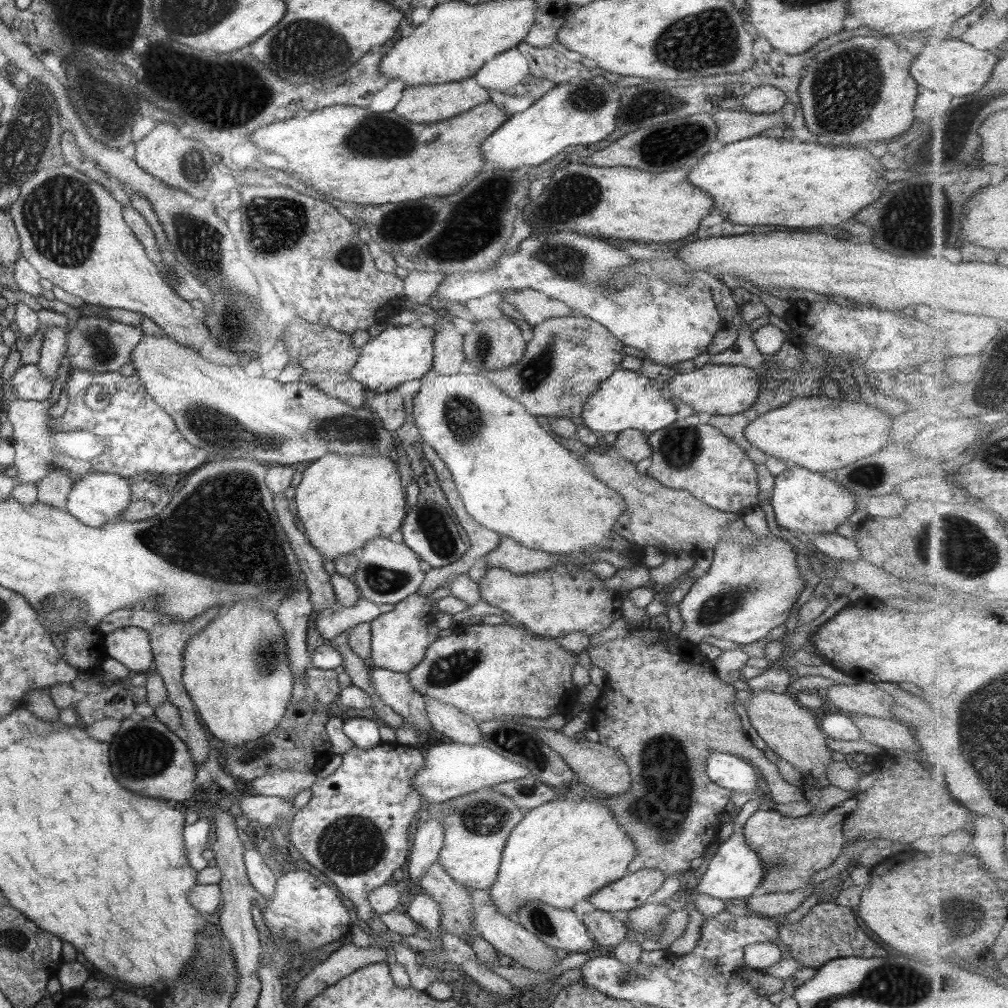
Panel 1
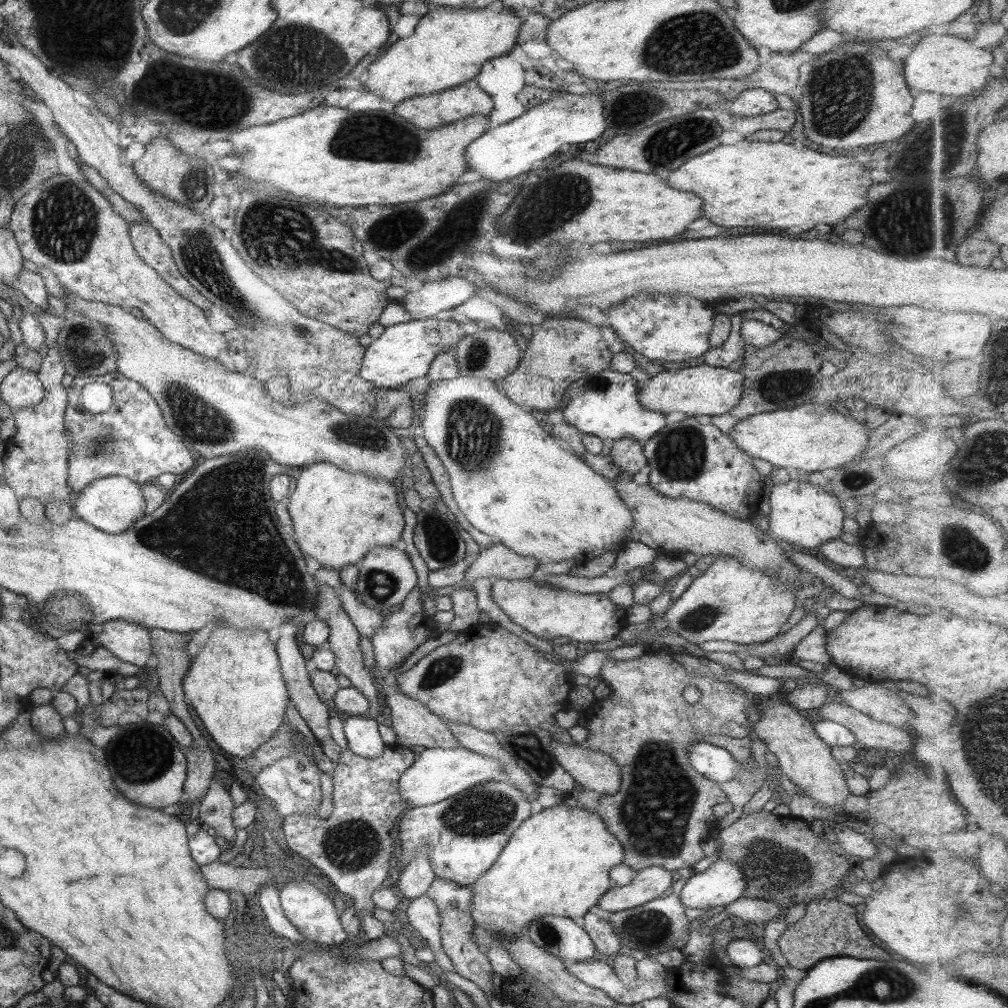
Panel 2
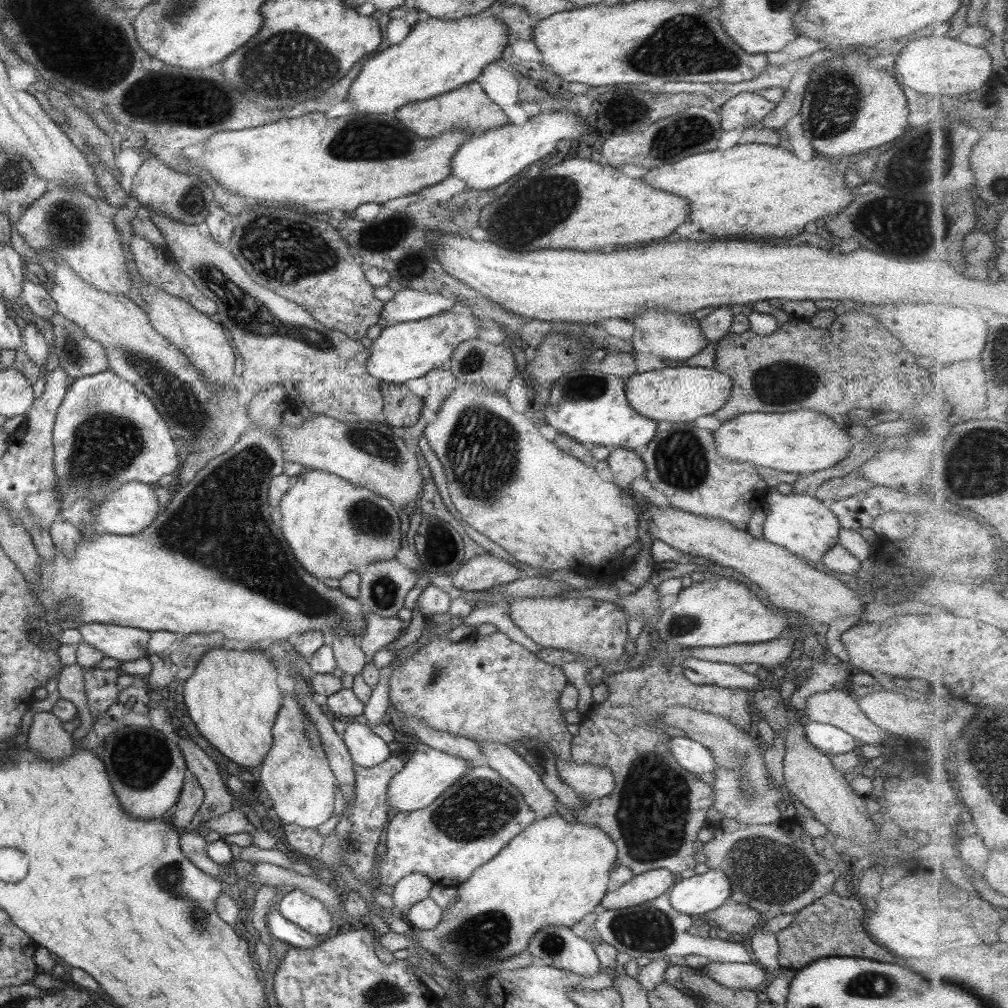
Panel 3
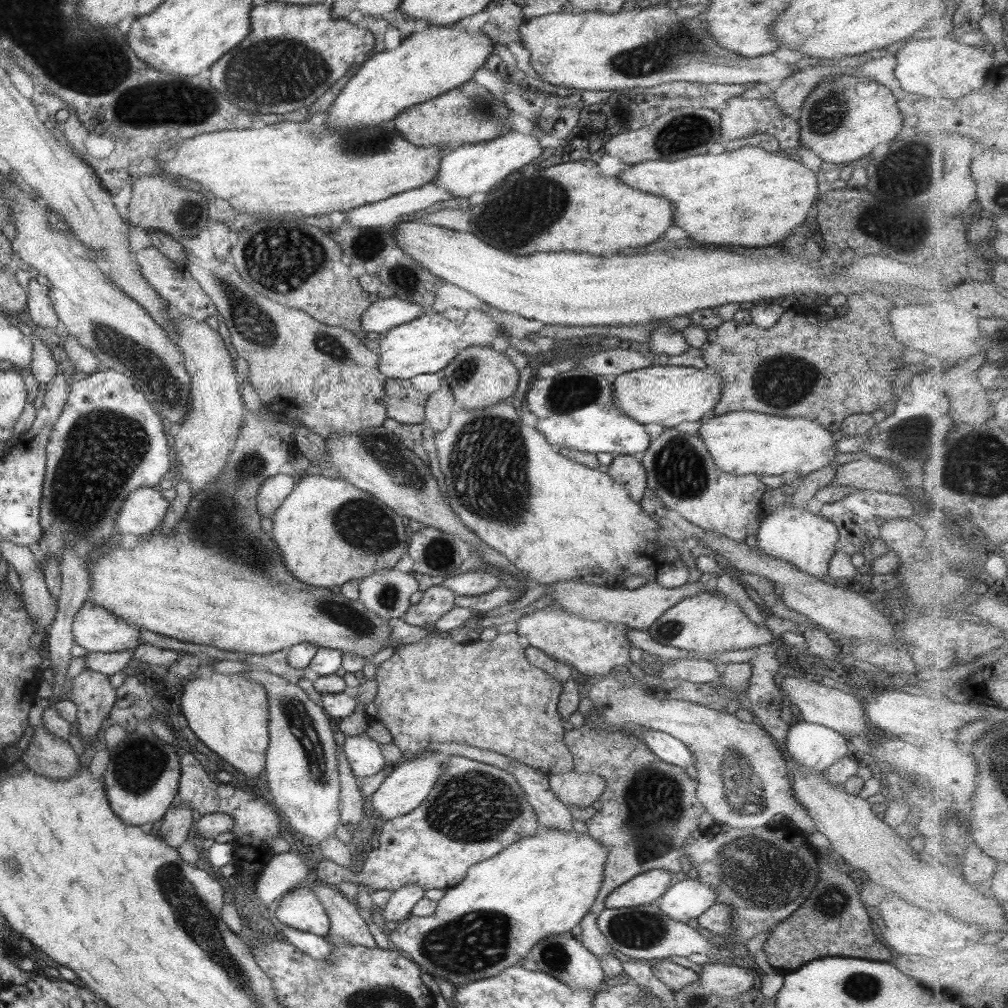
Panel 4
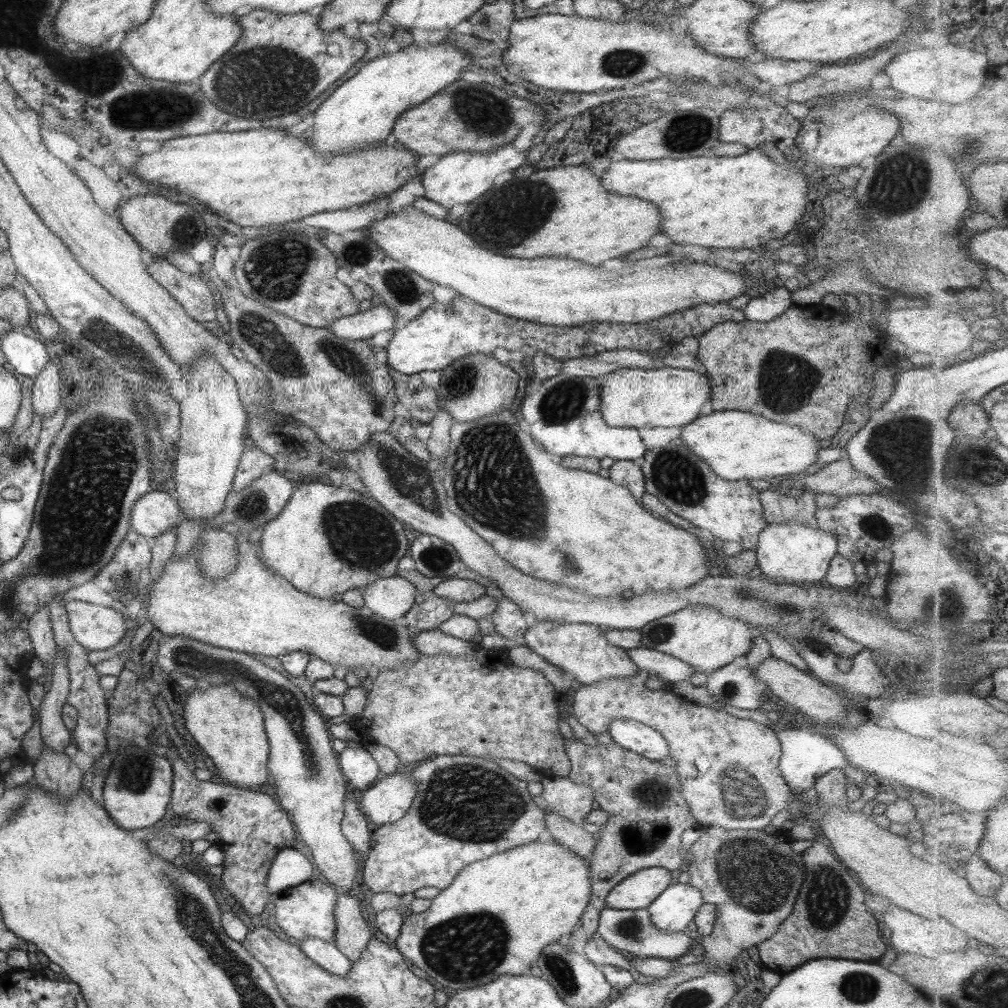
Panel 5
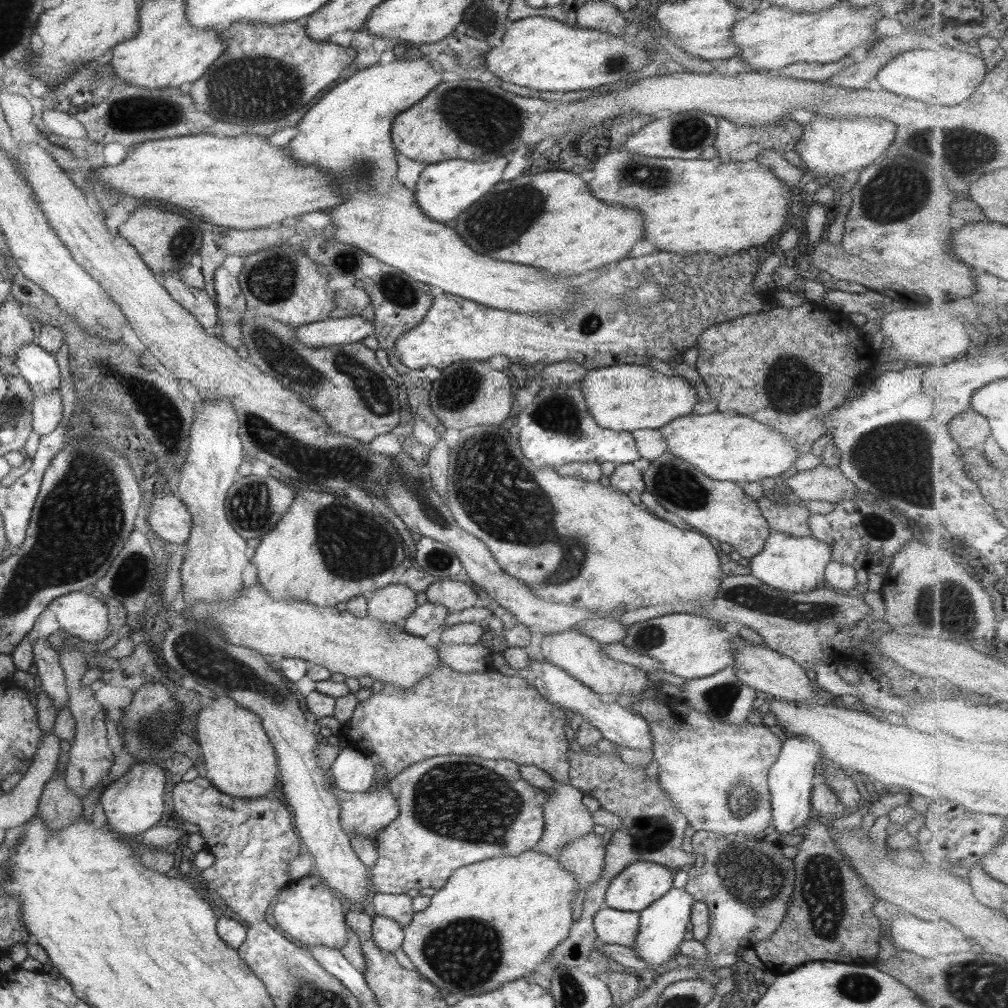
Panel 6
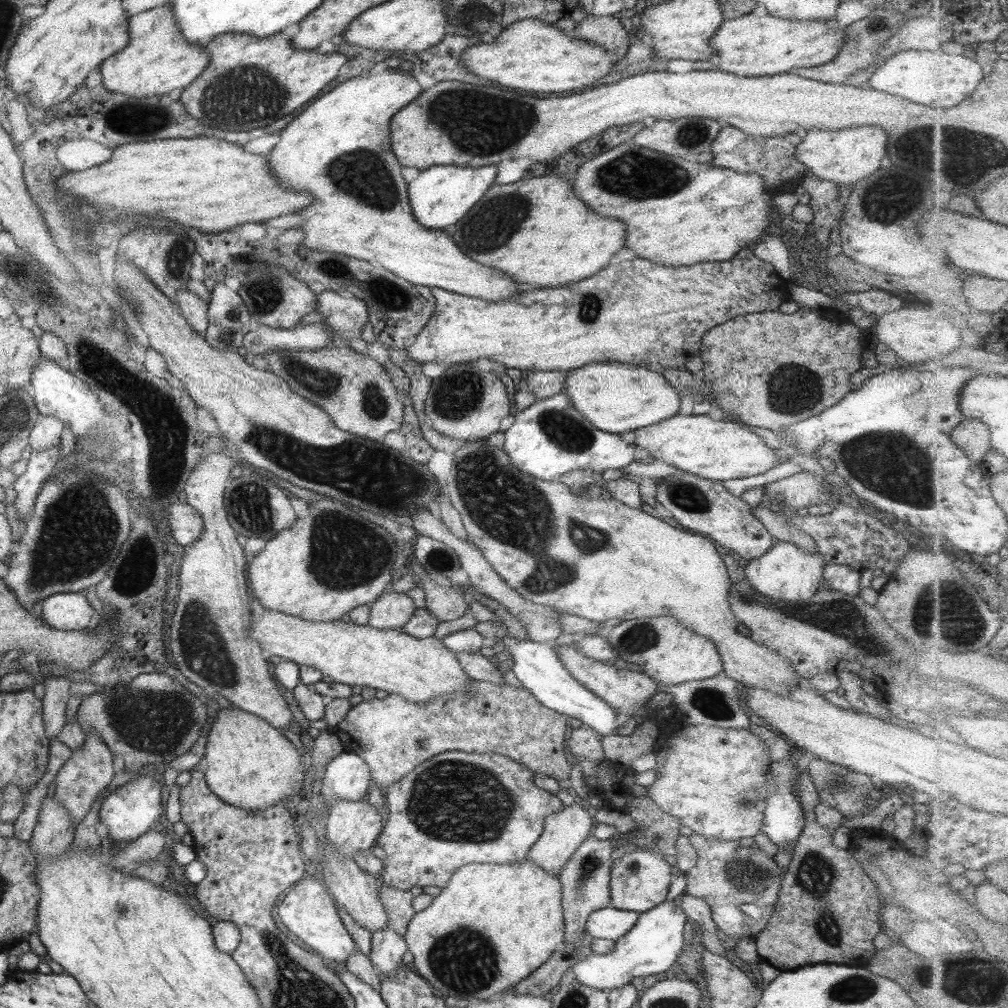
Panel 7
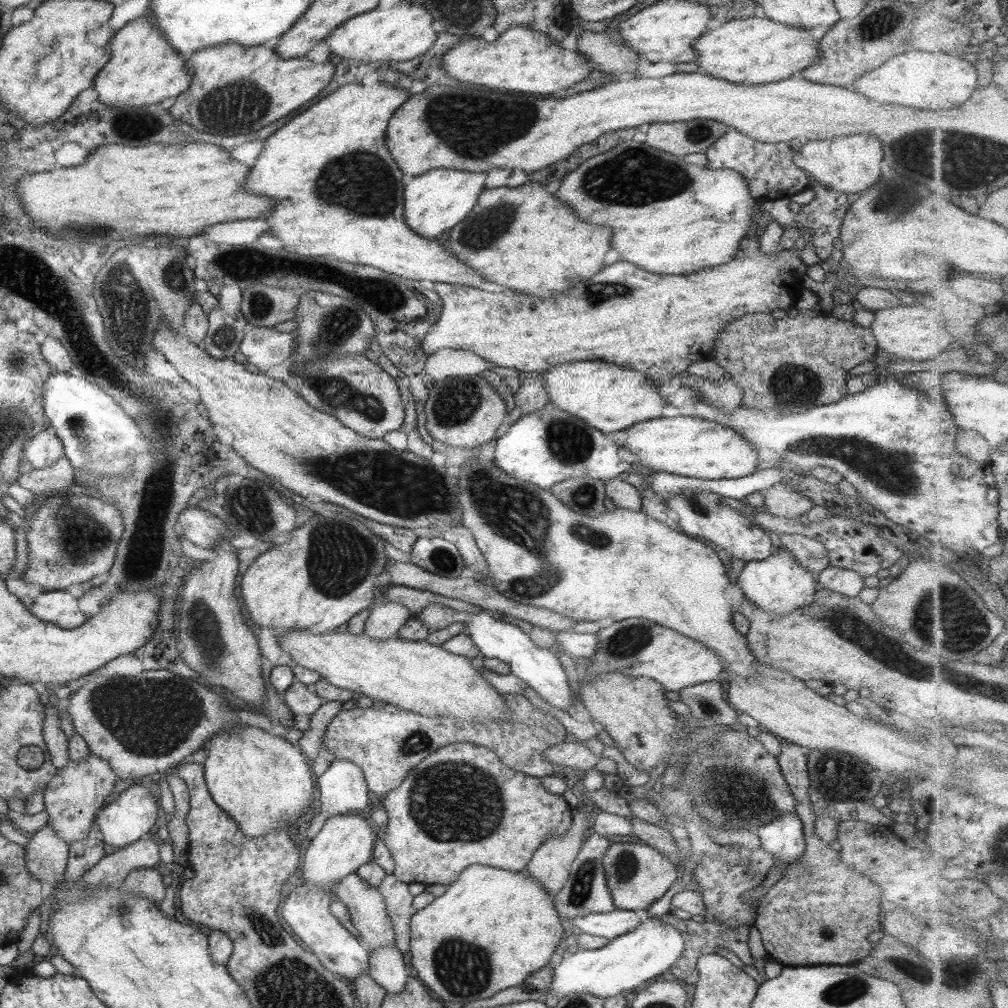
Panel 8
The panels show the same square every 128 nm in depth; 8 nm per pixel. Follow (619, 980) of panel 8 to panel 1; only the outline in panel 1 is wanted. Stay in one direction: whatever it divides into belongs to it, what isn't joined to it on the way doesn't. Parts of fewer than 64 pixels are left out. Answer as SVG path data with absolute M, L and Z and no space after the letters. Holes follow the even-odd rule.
M735 830L725 842L722 842L720 850L707 860L706 870L694 886L693 895L705 894L717 900L733 900L733 898L747 898L757 893L757 886L763 878L763 867L758 856L744 843L741 831Z

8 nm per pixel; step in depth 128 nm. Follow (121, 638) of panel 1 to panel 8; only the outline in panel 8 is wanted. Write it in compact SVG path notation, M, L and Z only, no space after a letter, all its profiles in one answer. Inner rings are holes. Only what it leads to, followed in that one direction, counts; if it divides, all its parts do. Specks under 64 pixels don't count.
M63 590L41 592L33 599L29 609L39 620L62 629L78 627L86 619L77 607L77 599Z

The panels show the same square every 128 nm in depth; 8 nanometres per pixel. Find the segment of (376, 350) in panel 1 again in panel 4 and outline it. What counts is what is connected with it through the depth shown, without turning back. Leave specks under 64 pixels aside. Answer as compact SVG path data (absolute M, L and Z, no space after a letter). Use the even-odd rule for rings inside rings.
M449 308L443 313L429 309L421 312L415 320L399 324L387 331L379 342L377 370L392 379L409 379L417 374L433 374L442 370L468 347L491 347L491 342L499 336L508 336L491 317L481 309Z

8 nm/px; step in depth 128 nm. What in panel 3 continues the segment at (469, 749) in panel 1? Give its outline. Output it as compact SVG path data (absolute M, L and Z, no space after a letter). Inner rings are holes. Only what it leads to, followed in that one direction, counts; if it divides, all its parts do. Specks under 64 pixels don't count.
M423 743L412 747L413 754L387 783L387 805L391 806L391 813L414 812L425 808L435 800L450 784L453 784L464 772L471 767L469 761L457 756L449 756L429 748Z

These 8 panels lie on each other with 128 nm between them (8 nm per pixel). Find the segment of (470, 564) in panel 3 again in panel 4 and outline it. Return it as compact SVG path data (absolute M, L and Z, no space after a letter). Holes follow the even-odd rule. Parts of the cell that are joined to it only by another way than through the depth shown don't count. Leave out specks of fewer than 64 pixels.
M470 570L442 580L441 585L457 596L477 596L491 592L498 586L498 577L485 570Z

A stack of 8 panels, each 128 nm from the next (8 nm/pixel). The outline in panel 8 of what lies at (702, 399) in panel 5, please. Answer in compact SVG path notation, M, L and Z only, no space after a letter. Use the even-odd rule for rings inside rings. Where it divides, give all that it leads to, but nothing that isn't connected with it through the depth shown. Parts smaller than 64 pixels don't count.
M600 361L557 364L541 373L547 401L553 407L580 418L603 434L618 432L632 424L661 417L665 400L643 374Z

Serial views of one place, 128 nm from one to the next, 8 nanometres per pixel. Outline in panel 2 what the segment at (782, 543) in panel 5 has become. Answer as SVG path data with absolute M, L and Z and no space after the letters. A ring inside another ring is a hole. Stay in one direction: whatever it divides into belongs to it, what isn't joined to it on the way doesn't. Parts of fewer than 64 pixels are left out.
M789 479L785 484L773 485L768 498L767 532L779 543L815 553L820 544L839 538L842 520L845 518L839 506L840 500L825 492L822 487Z

